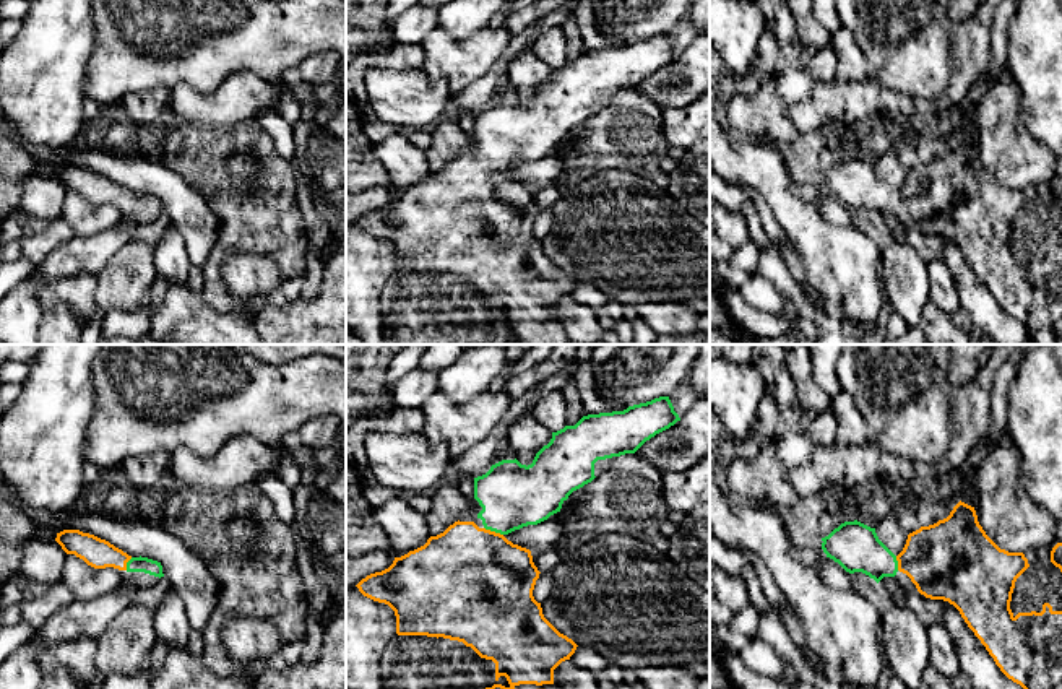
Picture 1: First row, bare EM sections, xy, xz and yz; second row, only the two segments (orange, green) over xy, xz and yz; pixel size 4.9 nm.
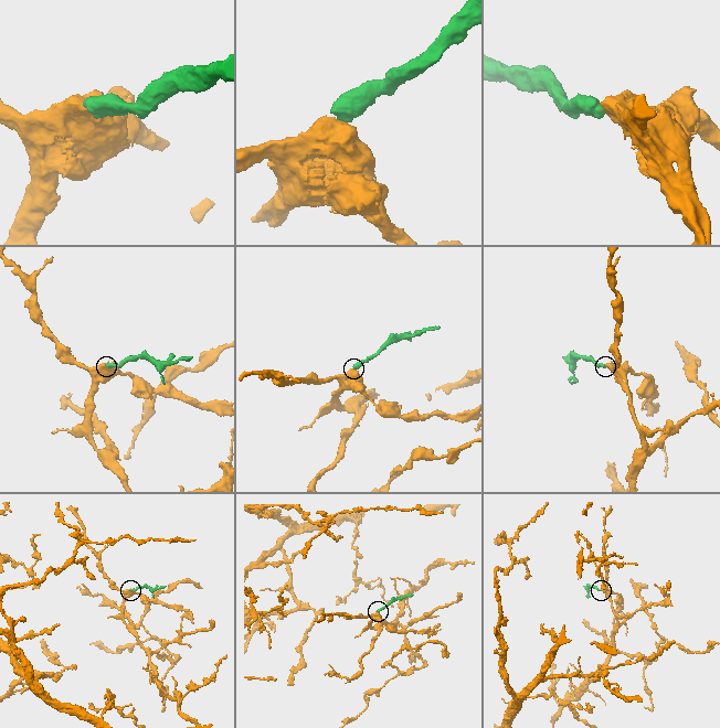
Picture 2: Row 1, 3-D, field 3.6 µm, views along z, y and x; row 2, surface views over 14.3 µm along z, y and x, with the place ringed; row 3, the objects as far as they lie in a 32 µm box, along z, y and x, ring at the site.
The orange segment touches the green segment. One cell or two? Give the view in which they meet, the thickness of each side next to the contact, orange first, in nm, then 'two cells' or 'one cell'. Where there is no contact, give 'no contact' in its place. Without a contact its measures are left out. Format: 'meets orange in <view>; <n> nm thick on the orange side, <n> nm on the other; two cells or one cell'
meets orange in xz; 500 nm thick on the orange side, 320 nm on the other; one cell

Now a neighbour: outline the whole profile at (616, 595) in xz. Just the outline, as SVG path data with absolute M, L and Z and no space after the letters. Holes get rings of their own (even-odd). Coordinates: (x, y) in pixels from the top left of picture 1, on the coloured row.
M609 533L563 552L550 572L554 592L541 608L544 618L578 647L589 647L606 660L625 668L684 666L698 679L710 676L710 590L674 572L666 554L628 535Z

